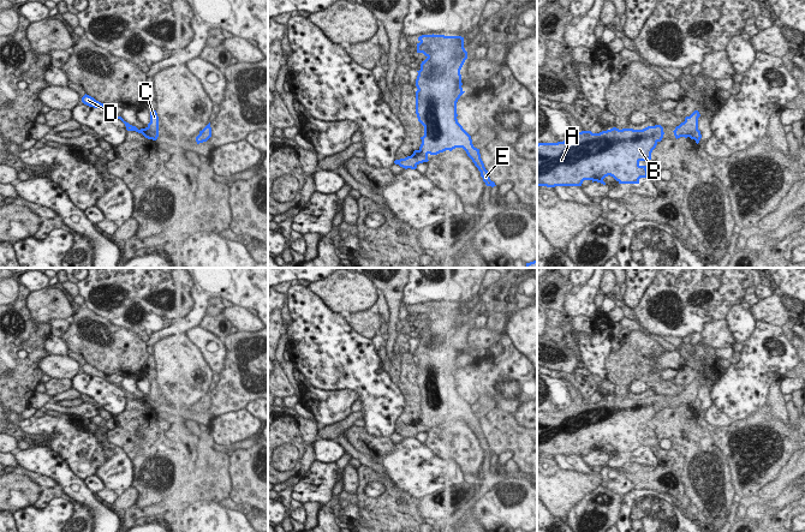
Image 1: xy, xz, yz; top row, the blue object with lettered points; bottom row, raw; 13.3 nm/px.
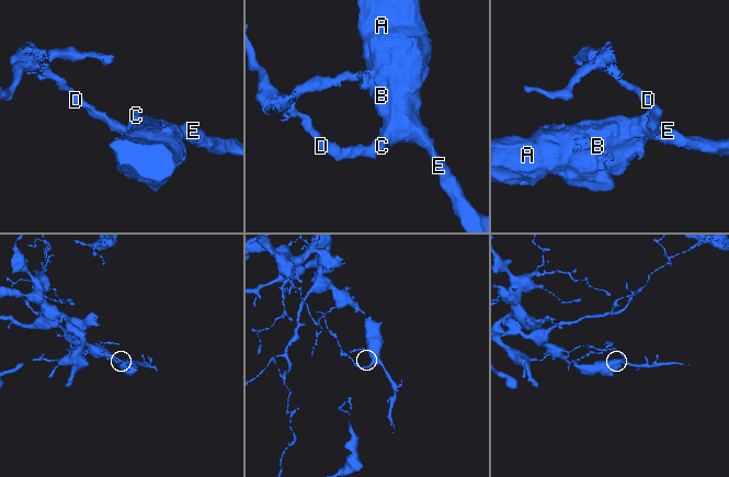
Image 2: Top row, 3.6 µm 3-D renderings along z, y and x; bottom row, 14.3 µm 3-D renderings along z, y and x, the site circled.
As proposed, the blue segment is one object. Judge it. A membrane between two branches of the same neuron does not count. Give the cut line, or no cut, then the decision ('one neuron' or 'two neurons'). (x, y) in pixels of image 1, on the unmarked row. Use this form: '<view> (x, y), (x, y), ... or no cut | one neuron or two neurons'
xy (148, 395), (157, 404) | two neurons

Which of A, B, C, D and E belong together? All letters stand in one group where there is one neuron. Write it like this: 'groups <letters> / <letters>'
groups A B C E / D

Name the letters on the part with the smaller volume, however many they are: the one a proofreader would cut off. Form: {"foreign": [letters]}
{"foreign": ["D"]}

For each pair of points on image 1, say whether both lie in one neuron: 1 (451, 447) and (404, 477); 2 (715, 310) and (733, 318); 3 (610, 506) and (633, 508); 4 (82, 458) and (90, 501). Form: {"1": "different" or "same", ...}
{"1": "different", "2": "different", "3": "different", "4": "different"}

